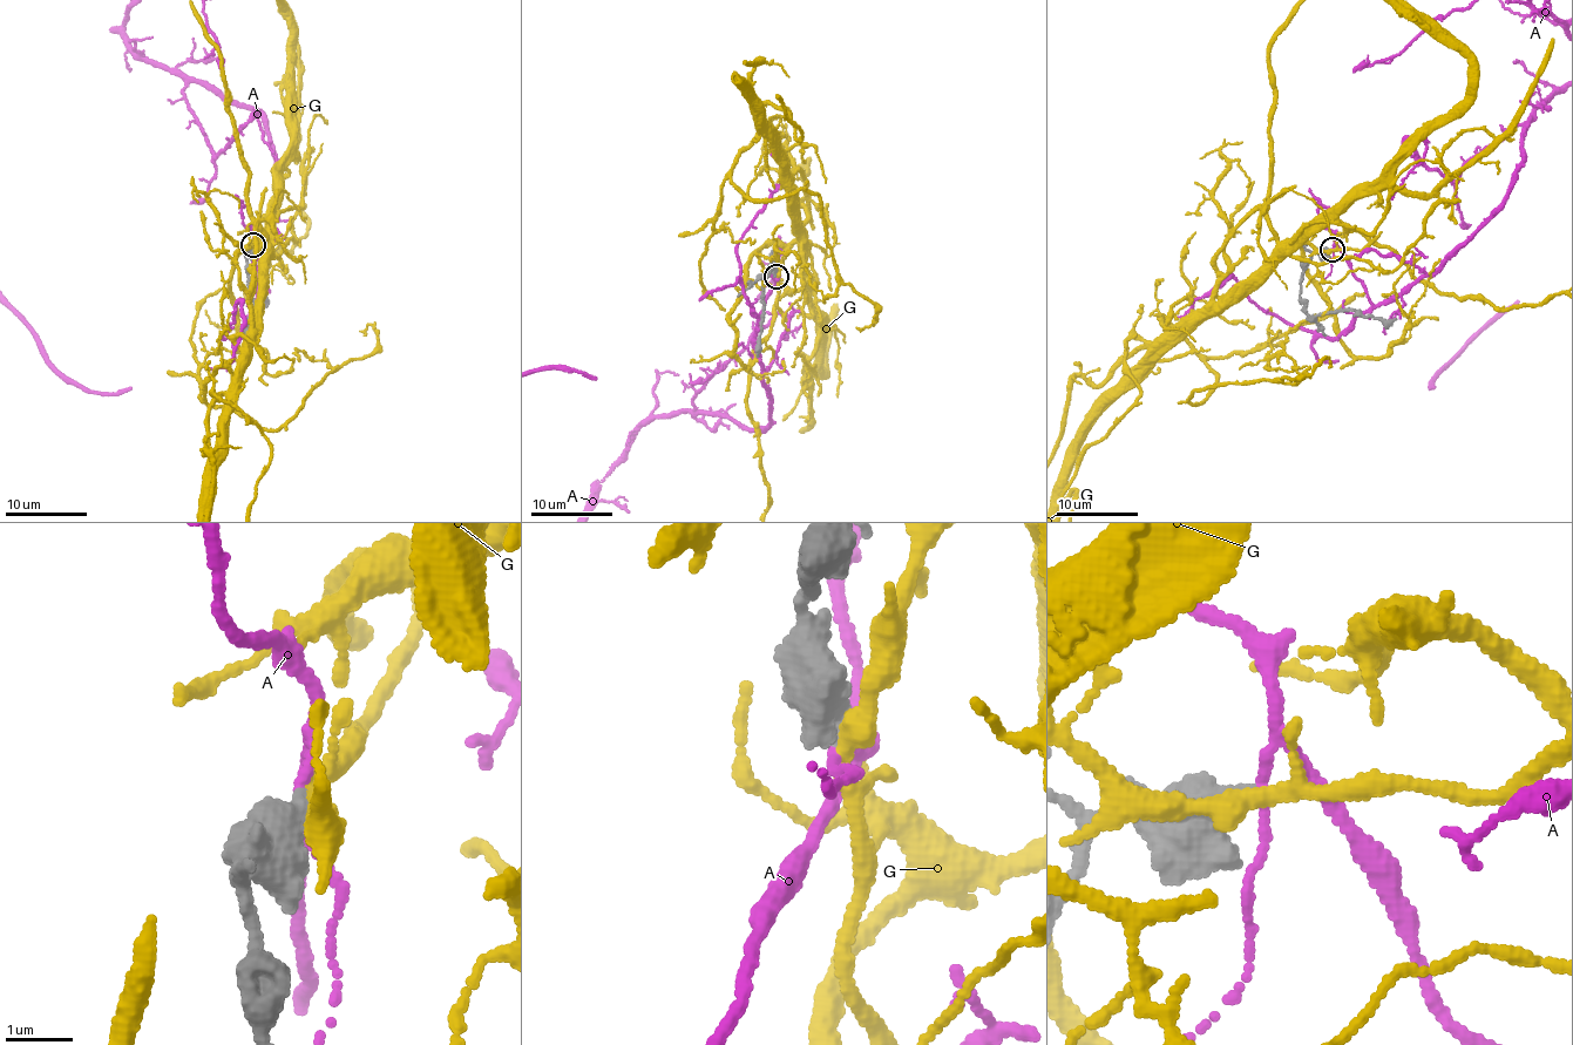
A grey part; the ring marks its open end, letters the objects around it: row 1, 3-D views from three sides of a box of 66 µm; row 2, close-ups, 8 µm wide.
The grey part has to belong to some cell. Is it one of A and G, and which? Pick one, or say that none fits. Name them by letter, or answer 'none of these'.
none of these

